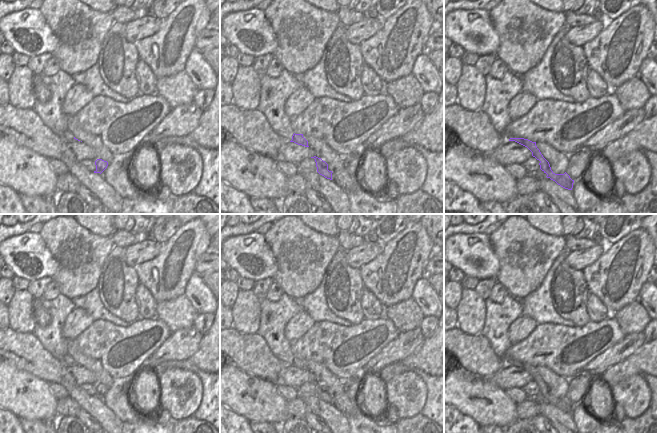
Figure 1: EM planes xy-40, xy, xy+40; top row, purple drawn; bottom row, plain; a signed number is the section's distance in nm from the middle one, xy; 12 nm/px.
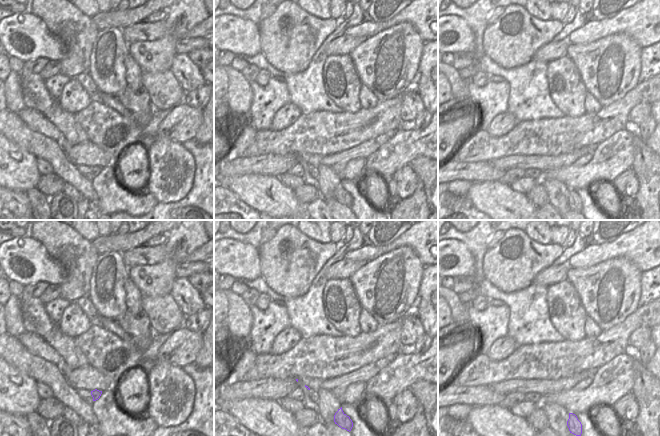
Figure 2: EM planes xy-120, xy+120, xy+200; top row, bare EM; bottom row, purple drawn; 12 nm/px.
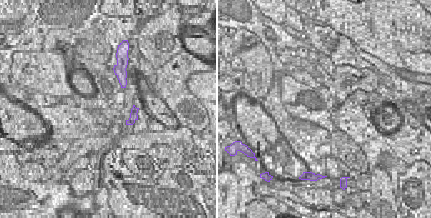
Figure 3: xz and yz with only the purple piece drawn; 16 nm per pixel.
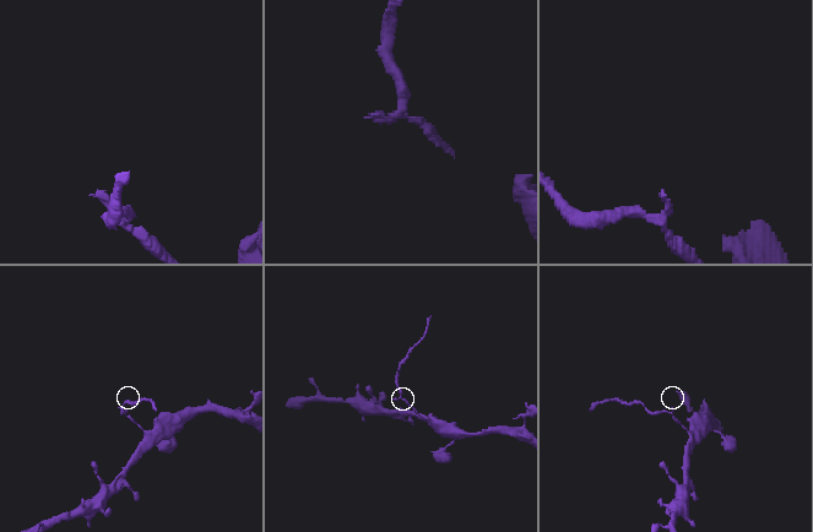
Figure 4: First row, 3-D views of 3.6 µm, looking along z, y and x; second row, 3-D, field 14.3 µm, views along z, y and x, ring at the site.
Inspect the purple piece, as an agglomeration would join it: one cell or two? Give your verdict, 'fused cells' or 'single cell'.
fused cells

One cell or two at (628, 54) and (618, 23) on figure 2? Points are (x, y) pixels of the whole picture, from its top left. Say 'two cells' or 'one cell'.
two cells

